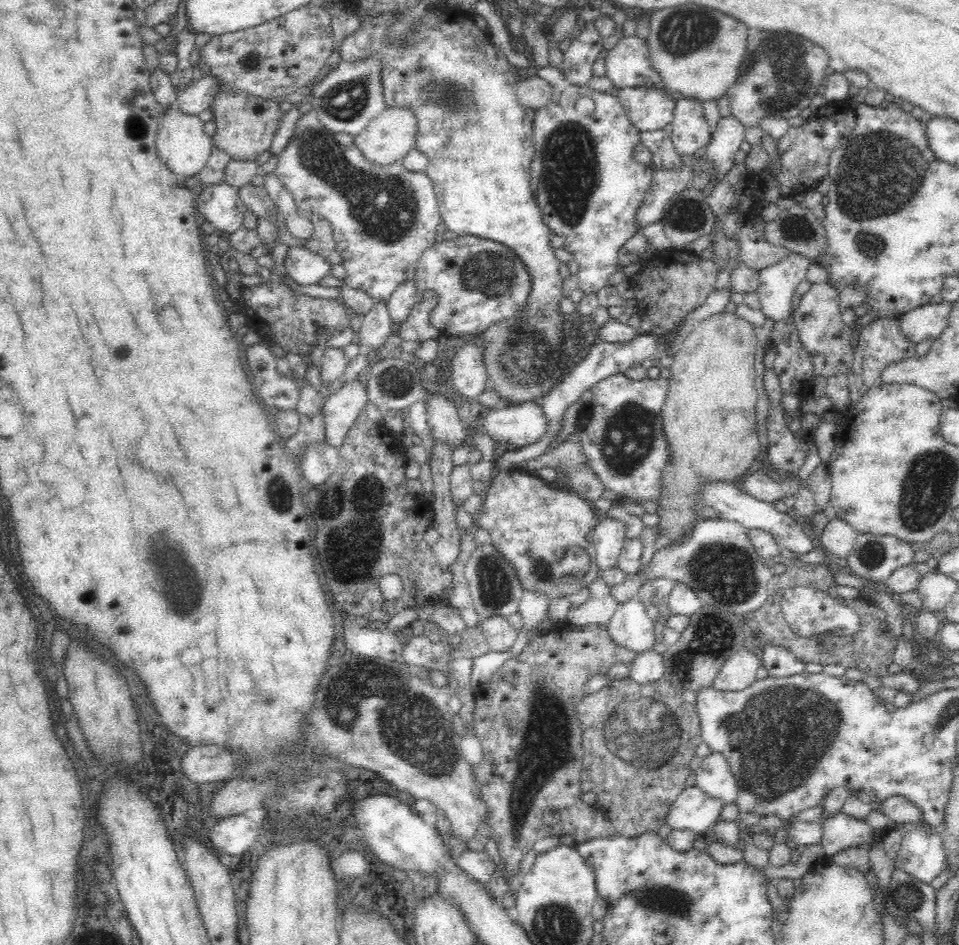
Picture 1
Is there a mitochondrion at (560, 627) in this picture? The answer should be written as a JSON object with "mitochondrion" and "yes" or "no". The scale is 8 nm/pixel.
{"mitochondrion":"no"}

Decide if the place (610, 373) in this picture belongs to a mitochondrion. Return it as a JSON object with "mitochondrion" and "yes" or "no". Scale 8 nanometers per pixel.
{"mitochondrion":"no"}

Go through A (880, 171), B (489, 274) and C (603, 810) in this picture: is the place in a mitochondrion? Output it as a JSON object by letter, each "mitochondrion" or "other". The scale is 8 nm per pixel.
{"A":"mitochondrion","B":"mitochondrion","C":"other"}

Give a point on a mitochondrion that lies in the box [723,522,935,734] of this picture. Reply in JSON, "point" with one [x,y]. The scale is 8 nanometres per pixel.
{"point":[873,553]}

